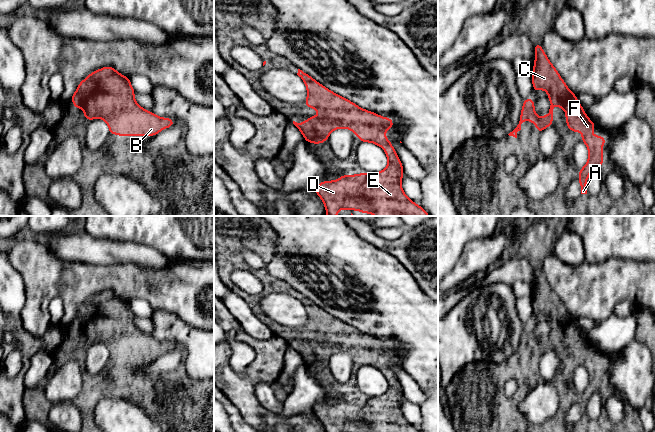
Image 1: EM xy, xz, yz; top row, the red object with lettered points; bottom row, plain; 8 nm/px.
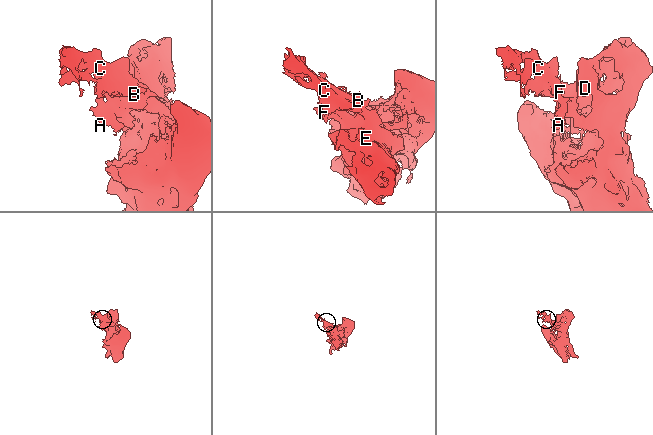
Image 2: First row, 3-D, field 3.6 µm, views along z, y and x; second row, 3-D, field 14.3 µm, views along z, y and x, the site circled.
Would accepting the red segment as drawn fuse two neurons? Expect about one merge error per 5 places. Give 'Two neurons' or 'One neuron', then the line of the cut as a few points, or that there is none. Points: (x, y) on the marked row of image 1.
One neuron. No split

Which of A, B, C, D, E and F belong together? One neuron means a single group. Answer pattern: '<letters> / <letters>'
A B C D E F

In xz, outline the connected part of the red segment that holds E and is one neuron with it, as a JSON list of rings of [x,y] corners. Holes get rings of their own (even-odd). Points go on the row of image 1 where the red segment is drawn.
[[[300,69],[297,75],[307,88],[308,96],[304,105],[325,115],[308,117],[303,123],[293,121],[308,143],[319,145],[328,140],[333,130],[348,128],[360,141],[383,146],[389,160],[381,172],[342,175],[336,181],[323,180],[321,184],[315,185],[313,189],[323,200],[327,216],[336,216],[342,208],[376,216],[430,216],[402,190],[403,165],[390,140],[384,135],[386,129],[393,129],[393,118],[384,118],[358,107]],[[362,199],[368,200],[372,207],[366,208],[360,202]]]

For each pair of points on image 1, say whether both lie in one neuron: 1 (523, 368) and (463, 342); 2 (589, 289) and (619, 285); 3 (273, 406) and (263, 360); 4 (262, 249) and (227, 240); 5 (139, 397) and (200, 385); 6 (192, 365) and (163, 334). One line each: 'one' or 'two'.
1: two
2: one
3: two
4: one
5: one
6: one

